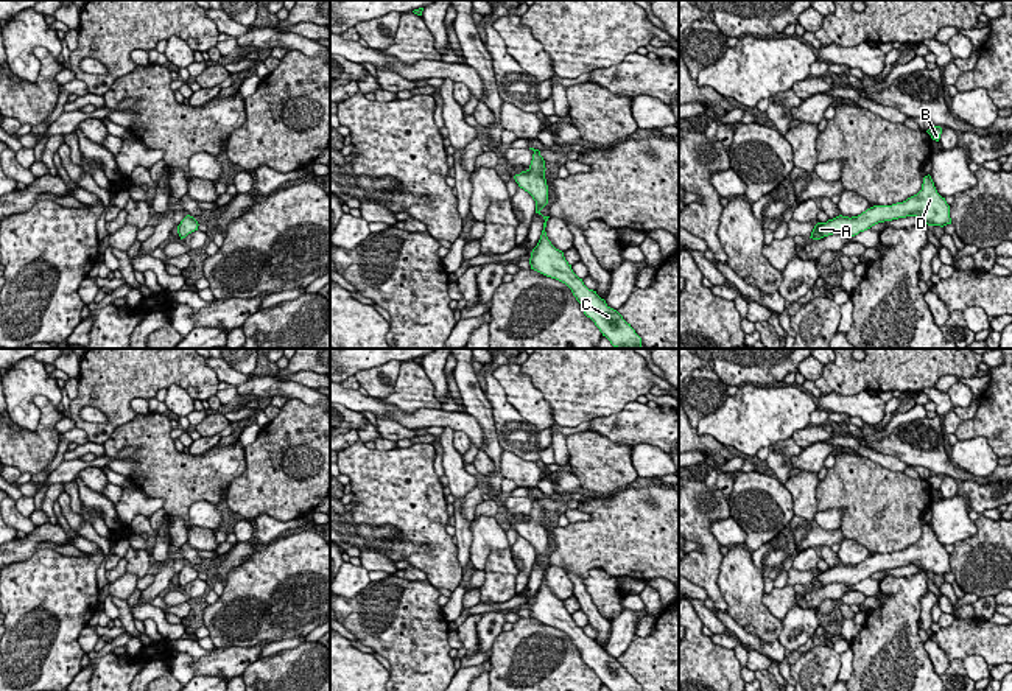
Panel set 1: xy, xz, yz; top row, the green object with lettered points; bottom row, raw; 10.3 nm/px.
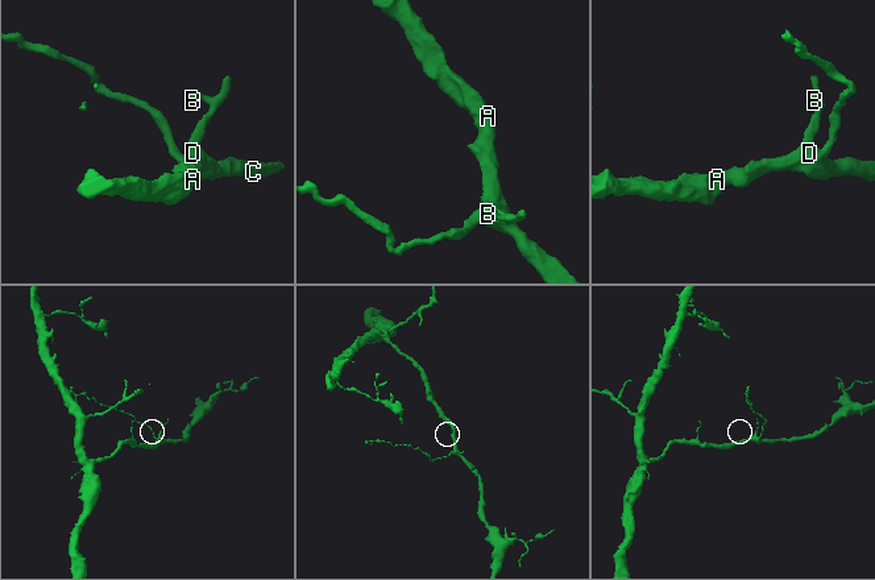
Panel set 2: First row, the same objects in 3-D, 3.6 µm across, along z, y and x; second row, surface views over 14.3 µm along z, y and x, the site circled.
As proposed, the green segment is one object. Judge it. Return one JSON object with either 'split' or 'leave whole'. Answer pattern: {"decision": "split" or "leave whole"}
{"decision": "leave whole"}

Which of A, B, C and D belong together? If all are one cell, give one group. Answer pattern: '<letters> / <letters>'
A B C D

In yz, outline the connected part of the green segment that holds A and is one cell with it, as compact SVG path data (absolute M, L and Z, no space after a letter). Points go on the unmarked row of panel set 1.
M929 523L923 526L922 538L906 549L892 554L873 554L852 566L839 563L827 571L817 571L810 587L820 588L833 582L855 585L878 571L906 565L917 565L928 574L943 576L951 573L950 554L945 546L937 542Z

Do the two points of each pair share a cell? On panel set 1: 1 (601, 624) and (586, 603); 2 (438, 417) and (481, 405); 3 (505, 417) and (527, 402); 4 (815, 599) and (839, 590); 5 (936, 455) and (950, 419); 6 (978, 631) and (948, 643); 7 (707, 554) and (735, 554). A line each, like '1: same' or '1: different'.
1: same
2: different
3: different
4: same
5: different
6: same
7: different

